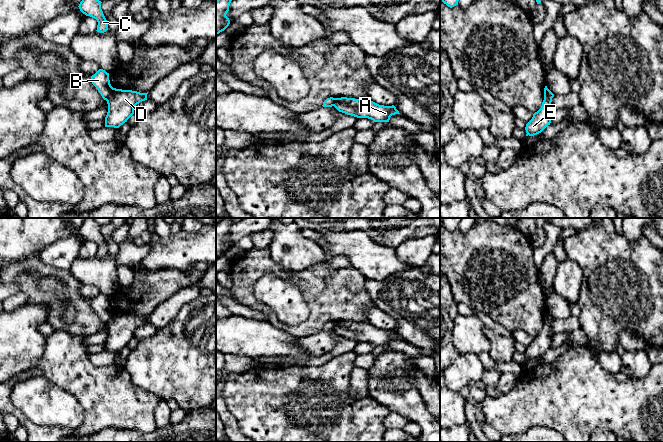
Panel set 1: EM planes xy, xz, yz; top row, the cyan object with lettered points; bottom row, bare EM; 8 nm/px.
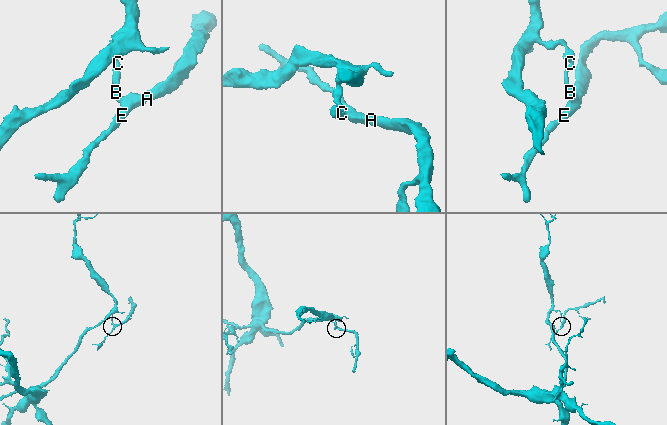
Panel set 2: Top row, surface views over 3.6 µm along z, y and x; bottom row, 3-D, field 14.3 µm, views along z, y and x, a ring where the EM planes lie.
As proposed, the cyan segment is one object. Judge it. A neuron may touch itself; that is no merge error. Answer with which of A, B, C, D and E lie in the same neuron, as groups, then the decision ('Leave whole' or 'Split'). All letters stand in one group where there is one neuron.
Groups: A D E / B C. Split

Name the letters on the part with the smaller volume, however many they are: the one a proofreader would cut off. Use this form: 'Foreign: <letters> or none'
Foreign: A, D, E

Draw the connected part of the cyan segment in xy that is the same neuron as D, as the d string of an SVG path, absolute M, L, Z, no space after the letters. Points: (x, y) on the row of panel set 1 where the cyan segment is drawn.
M113 88L107 101L105 127L119 128L134 114L137 104L147 100L147 93Z

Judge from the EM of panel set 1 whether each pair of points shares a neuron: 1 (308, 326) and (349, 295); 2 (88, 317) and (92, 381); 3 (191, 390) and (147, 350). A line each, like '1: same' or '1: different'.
1: same
2: different
3: same

